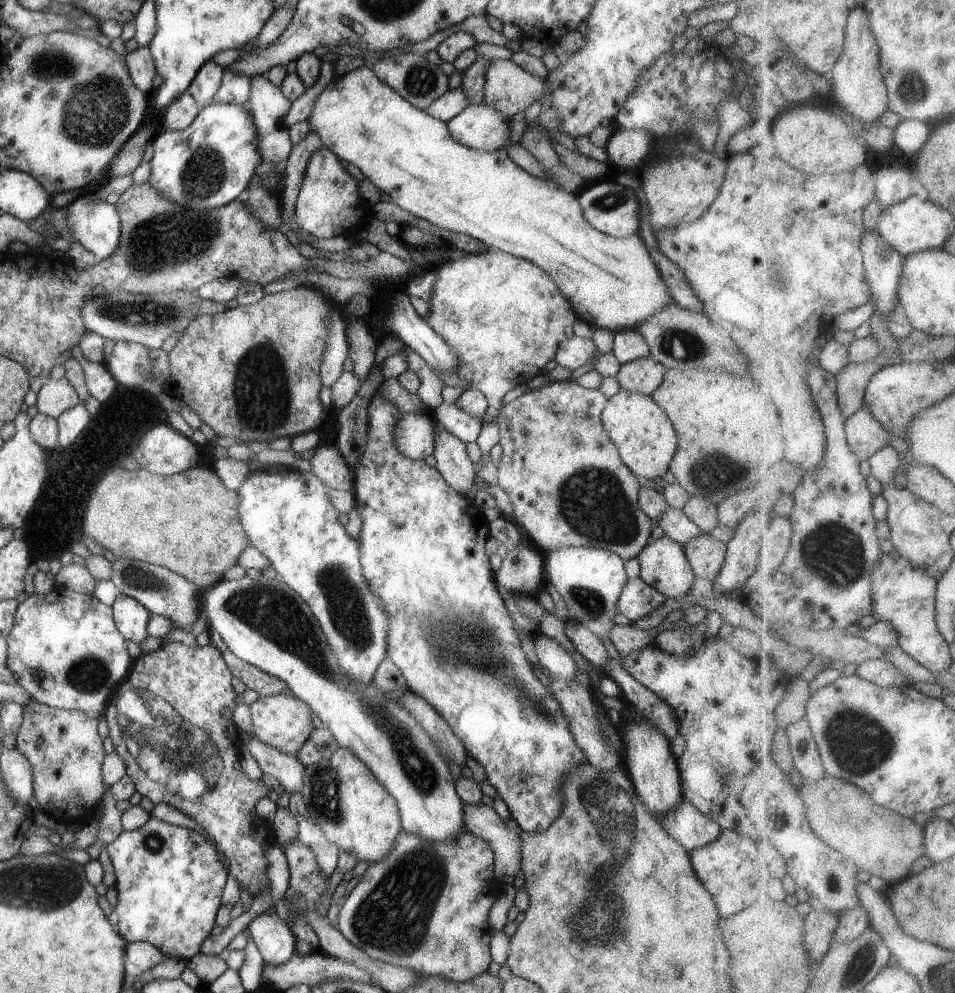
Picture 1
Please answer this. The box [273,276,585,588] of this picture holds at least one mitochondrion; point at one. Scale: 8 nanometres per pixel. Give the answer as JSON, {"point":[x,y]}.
{"point":[517,558]}

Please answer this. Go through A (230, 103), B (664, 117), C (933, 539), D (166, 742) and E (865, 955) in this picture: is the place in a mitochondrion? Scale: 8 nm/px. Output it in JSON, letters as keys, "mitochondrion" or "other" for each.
{"A":"other","B":"mitochondrion","C":"other","D":"mitochondrion","E":"mitochondrion"}

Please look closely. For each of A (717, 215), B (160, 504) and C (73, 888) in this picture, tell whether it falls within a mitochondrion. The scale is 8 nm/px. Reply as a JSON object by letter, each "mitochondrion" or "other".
{"A":"other","B":"other","C":"mitochondrion"}

